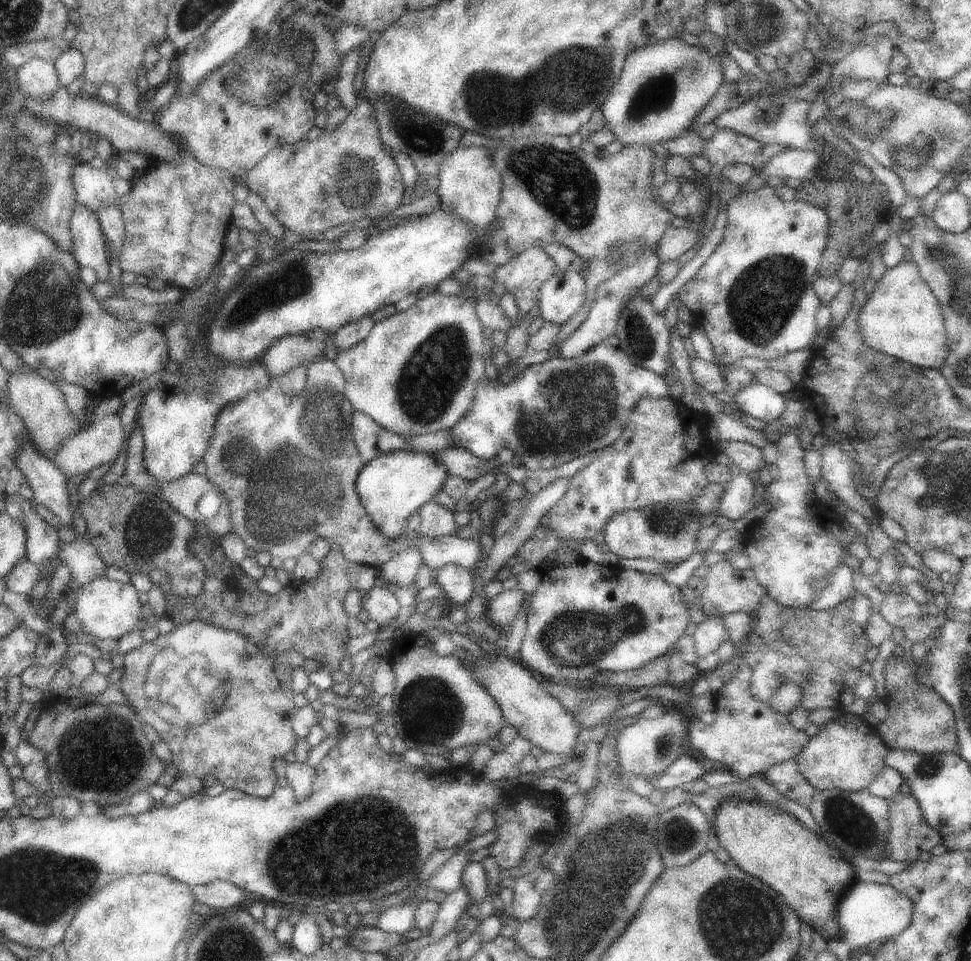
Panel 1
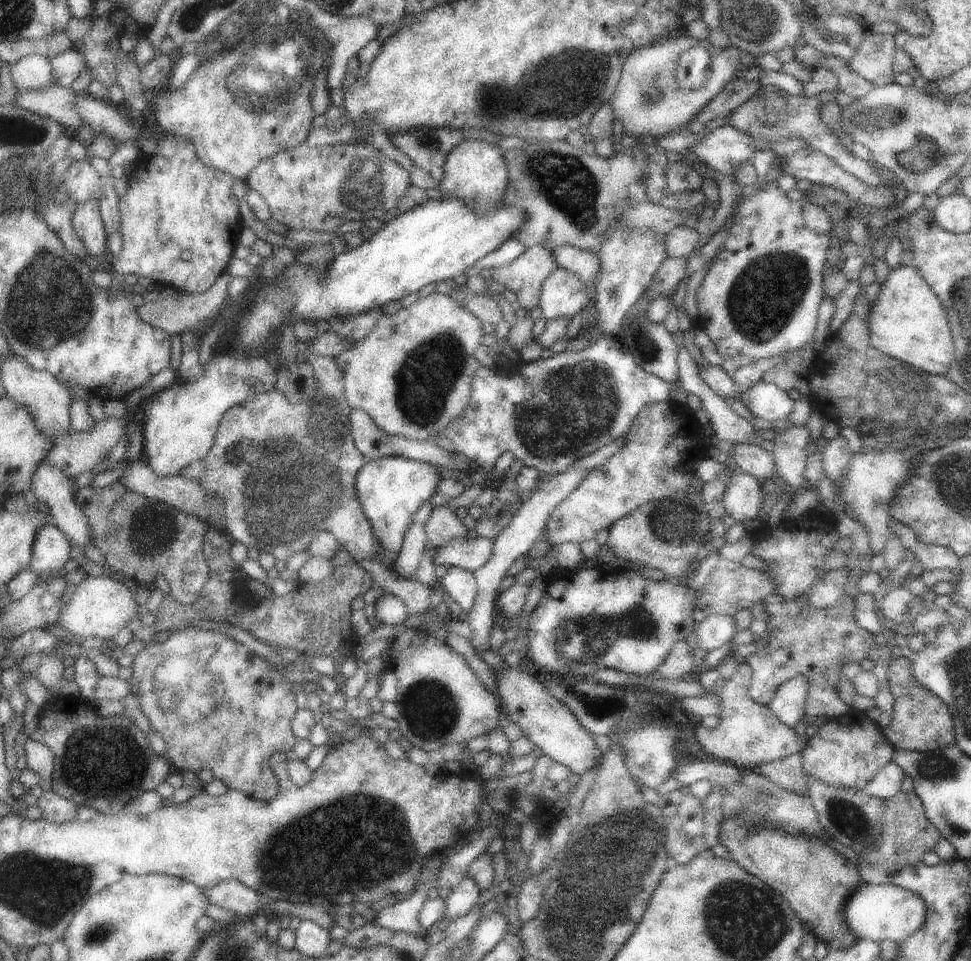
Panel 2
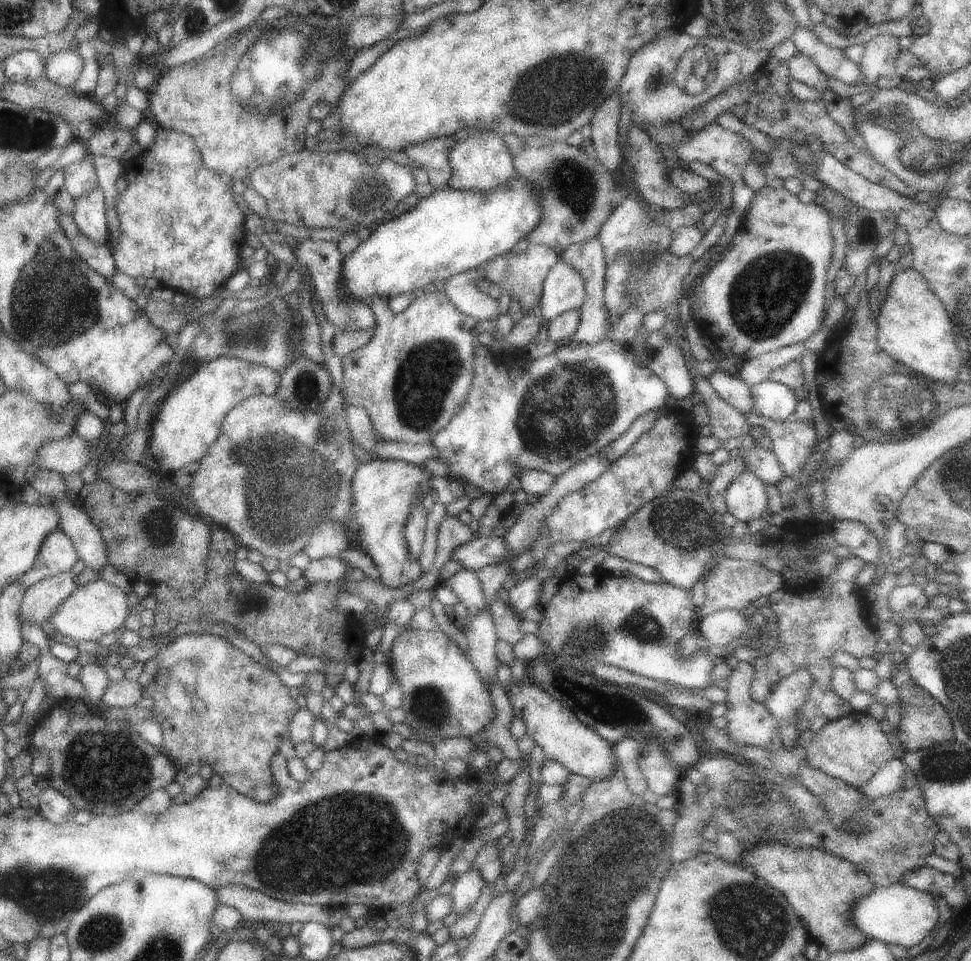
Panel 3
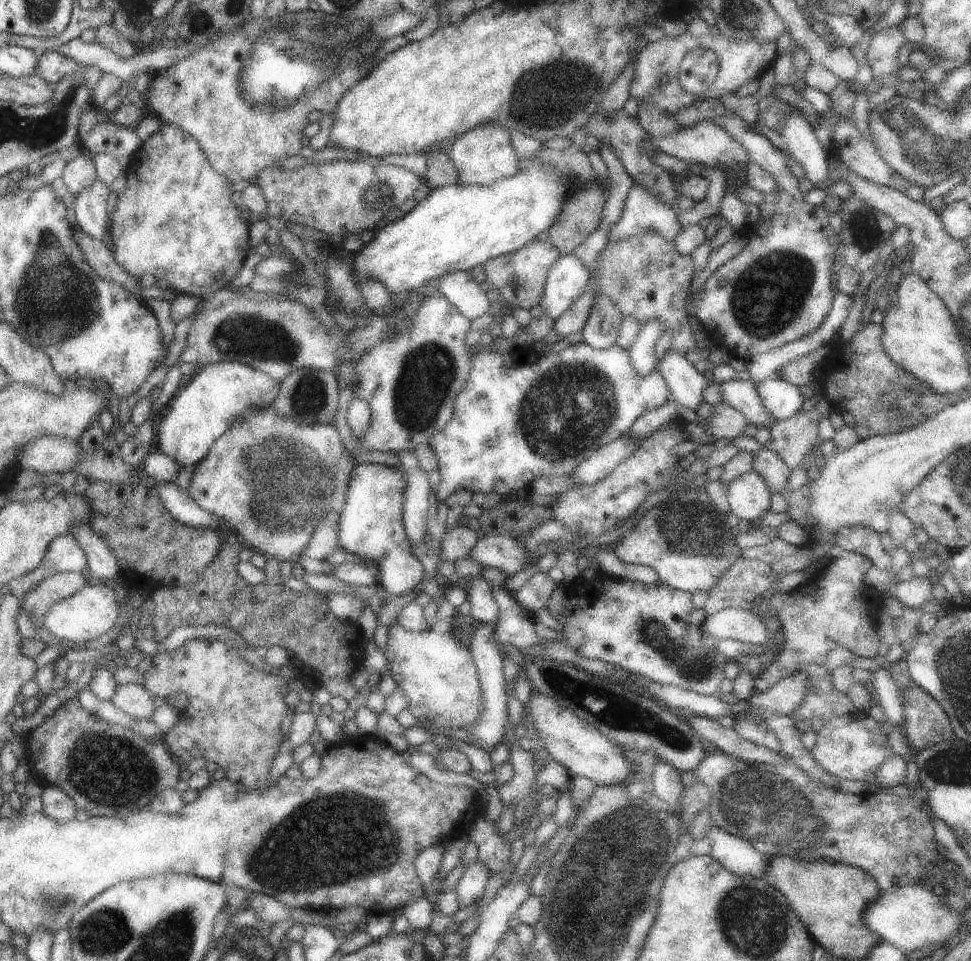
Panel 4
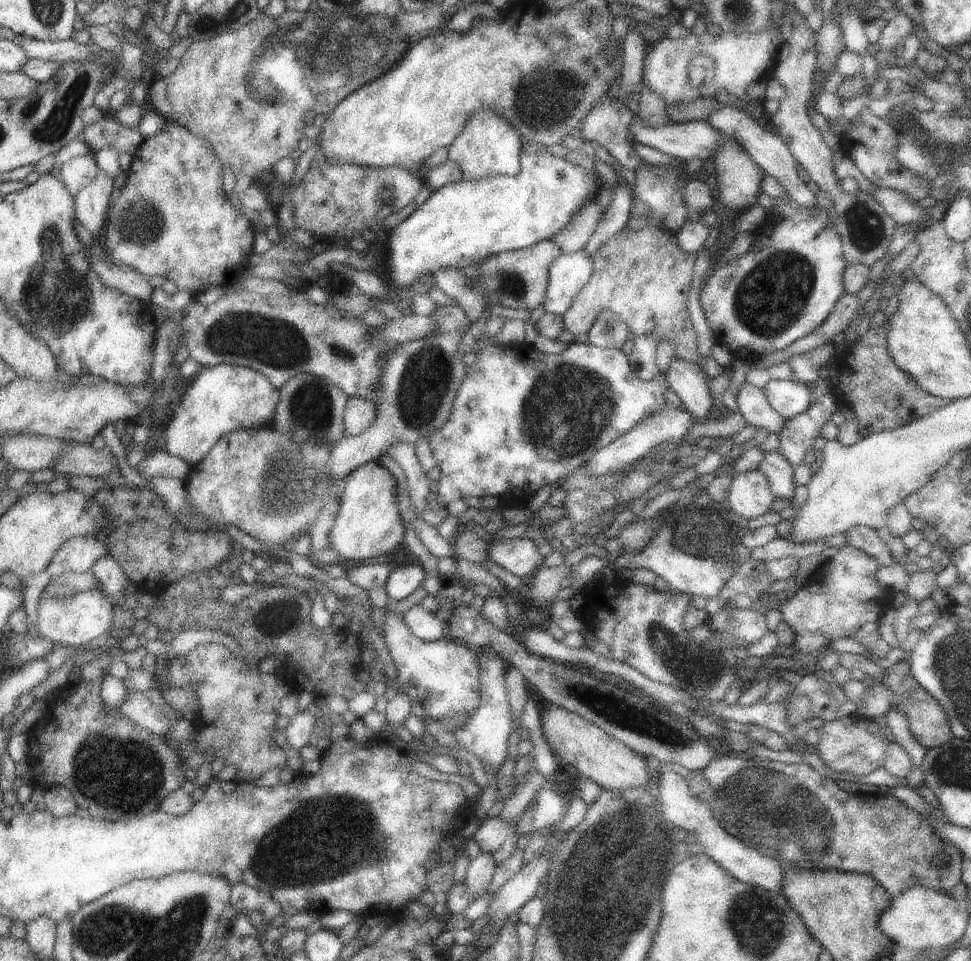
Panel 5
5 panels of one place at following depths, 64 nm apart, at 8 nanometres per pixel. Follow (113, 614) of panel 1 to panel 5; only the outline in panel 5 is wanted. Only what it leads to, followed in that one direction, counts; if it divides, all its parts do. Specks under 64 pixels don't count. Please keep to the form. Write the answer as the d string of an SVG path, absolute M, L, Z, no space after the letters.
M96 587L64 598L52 596L40 598L35 626L42 638L48 639L54 644L77 647L102 636L108 630L110 620L112 620L112 602L102 592L102 588Z

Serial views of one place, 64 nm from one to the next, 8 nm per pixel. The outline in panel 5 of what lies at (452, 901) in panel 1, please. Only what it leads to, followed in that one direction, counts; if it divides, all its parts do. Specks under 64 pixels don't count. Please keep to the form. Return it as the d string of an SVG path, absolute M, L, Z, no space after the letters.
M481 852L470 861L463 885L474 899L480 898L482 894L488 892L488 884L492 880L497 865L491 853Z

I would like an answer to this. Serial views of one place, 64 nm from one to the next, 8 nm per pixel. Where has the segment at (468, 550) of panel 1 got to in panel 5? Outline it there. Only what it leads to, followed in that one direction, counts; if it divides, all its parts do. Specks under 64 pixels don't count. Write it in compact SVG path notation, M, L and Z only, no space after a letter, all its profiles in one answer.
M487 538L487 558L512 574L525 577L536 567L542 567L545 557L540 555L534 541L520 538Z

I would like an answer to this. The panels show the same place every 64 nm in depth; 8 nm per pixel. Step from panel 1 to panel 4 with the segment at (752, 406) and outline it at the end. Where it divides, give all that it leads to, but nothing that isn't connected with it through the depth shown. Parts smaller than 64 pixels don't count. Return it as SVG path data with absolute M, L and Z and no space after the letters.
M780 378L763 380L755 387L765 407L778 420L789 419L794 413L802 410L802 404L806 400L798 386Z

